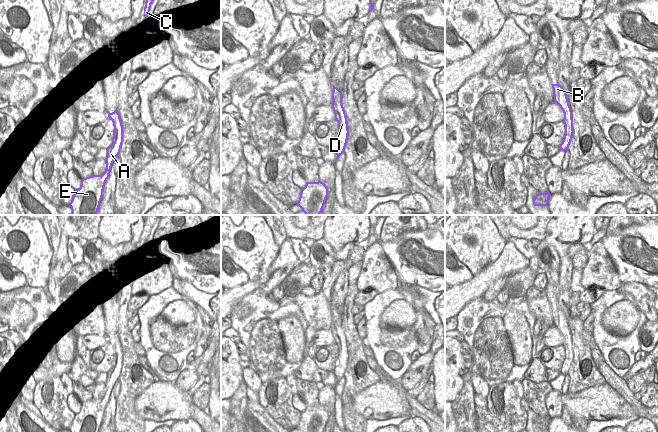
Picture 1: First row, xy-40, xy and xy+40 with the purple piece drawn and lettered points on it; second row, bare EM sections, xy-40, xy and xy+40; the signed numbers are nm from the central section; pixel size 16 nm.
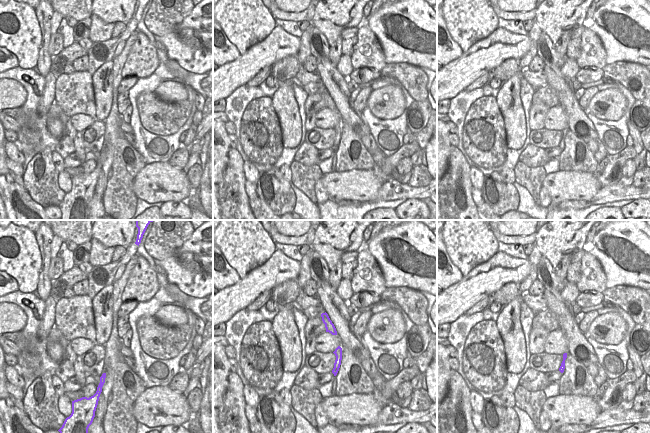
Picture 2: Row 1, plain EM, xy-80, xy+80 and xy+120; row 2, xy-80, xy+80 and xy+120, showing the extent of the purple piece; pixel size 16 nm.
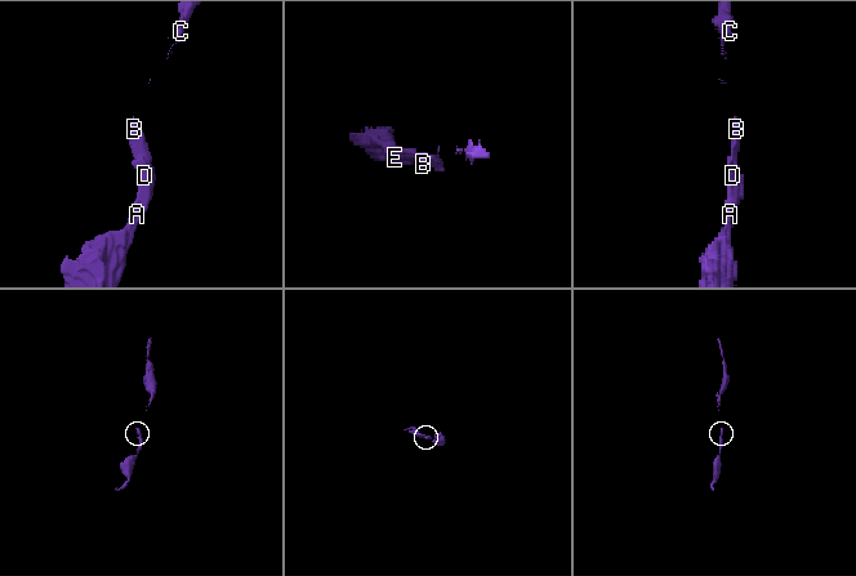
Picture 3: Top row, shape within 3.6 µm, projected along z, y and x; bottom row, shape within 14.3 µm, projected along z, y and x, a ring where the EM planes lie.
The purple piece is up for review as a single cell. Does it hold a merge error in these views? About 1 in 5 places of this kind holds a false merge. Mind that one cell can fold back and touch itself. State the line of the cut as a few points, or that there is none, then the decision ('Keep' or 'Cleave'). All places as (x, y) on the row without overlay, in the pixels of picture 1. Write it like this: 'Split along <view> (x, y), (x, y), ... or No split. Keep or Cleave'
No split. Keep.

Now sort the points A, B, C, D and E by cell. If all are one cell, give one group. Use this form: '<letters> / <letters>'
A B C D E

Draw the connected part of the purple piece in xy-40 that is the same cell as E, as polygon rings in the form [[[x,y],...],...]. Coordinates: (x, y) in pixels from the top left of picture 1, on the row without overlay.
[[[118,334],[108,338],[113,346],[112,368],[107,372],[106,394],[102,399],[92,399],[81,403],[81,410],[75,414],[69,427],[71,432],[99,432],[103,414],[115,382],[119,379],[123,367],[123,349]]]

